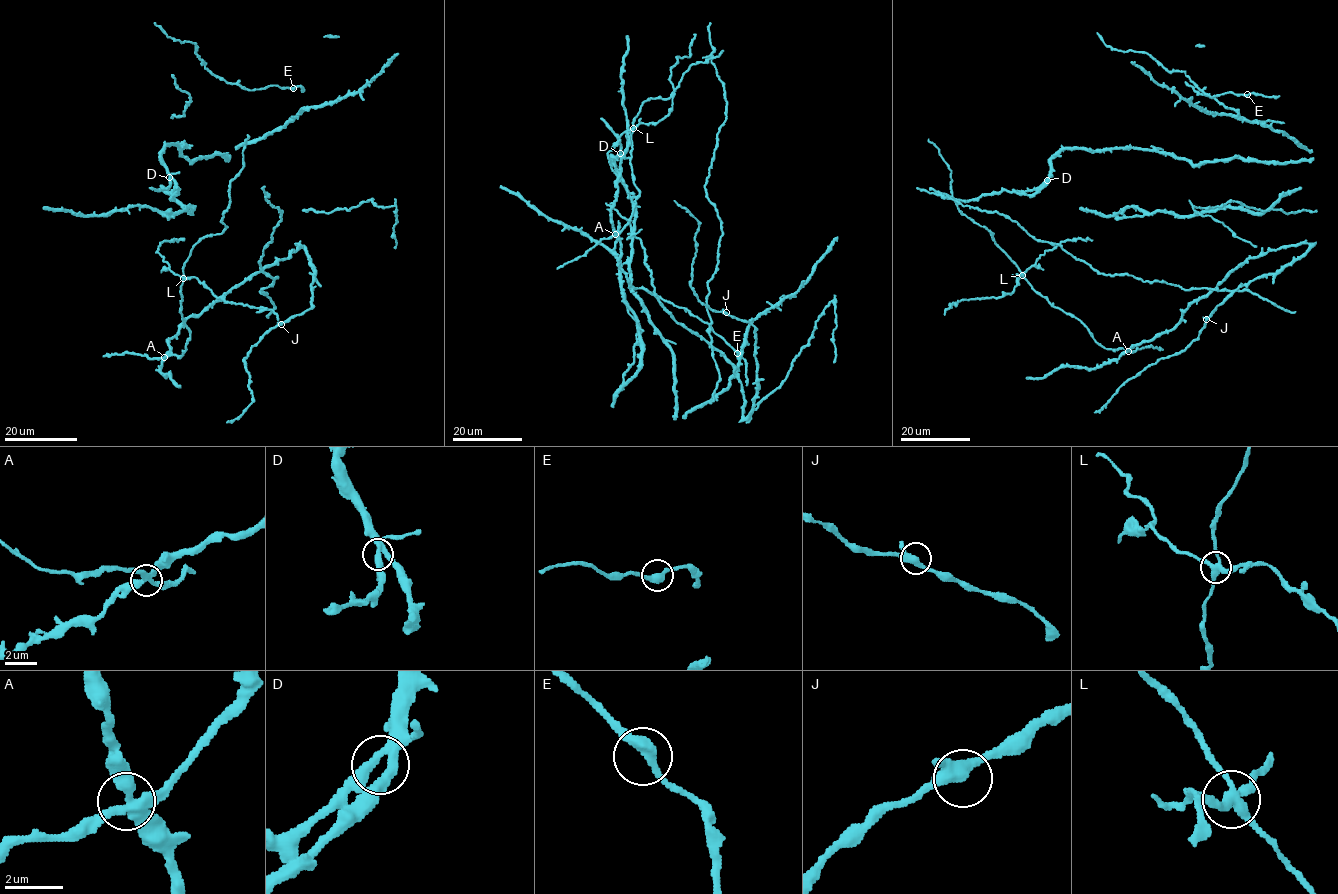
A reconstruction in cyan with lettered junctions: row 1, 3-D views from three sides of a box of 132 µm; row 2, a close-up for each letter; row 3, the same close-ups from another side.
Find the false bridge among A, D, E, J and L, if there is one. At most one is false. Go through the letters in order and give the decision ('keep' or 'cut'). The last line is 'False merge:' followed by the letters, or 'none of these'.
A: keep
D: keep
E: keep
J: keep
L: cut
False merge: L

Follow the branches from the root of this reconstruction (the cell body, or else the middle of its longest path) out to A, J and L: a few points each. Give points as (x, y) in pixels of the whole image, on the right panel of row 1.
A: (1037, 259), (1022, 275), (1036, 292), (1054, 306), (1077, 318), (1105, 348), (1128, 351)
J: (1037, 259), (1022, 275), (1036, 292), (1105, 348), (1128, 349), (1170, 331), (1248, 259), (1312, 245), (1206, 319)
L: (1037, 259), (1021, 275)

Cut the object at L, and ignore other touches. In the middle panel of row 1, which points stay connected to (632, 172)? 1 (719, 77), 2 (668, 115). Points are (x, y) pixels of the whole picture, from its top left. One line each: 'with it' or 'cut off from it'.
1: with it
2: cut off from it

